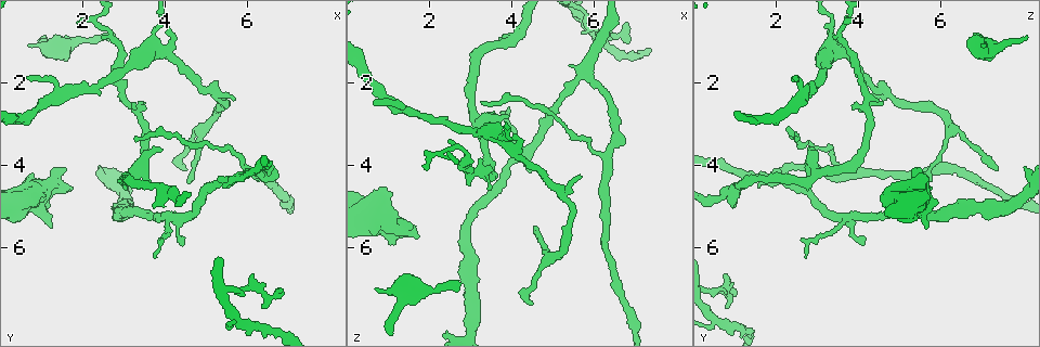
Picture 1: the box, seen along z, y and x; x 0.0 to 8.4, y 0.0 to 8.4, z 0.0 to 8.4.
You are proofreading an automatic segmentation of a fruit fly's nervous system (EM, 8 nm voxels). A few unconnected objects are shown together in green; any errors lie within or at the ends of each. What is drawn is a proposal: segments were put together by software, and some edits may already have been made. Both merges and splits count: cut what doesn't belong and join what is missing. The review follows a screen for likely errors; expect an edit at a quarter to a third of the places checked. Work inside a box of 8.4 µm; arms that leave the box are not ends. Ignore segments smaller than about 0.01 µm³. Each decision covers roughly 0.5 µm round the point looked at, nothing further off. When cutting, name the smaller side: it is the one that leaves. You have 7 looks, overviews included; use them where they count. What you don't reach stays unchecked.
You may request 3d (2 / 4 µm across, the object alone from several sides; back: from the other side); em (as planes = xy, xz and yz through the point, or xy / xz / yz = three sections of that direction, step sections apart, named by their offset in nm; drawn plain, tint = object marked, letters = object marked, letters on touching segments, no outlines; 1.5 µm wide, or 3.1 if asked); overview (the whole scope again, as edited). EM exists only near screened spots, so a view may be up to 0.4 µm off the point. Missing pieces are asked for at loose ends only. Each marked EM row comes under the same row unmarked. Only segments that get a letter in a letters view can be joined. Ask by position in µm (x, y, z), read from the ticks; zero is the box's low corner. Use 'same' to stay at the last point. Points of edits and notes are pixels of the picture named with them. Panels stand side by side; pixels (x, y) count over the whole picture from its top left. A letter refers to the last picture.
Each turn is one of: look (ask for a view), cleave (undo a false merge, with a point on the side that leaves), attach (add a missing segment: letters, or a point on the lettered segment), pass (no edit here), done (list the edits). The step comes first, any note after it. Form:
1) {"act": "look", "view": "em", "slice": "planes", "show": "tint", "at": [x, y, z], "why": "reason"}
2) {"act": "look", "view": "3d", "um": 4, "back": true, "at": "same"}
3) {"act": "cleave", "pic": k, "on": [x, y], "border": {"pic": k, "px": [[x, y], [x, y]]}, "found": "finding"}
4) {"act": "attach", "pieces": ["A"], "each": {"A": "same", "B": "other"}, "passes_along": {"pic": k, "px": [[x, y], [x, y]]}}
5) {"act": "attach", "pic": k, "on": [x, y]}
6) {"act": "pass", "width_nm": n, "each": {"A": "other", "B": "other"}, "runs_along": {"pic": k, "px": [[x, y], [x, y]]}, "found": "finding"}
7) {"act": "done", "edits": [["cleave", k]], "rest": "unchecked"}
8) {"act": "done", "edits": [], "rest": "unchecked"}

{"act": "look", "view": "em", "slice": "xz", "step": 4, "show": "letters", "at": [0.70, 1.10, 7.05], "why": "free end"}

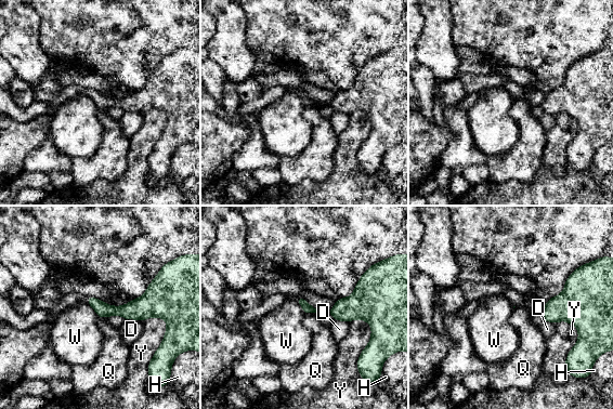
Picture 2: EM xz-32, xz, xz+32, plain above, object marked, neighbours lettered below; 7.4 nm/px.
{"act": "look", "view": "em", "slice": "planes", "show": "letters", "at": "same"}

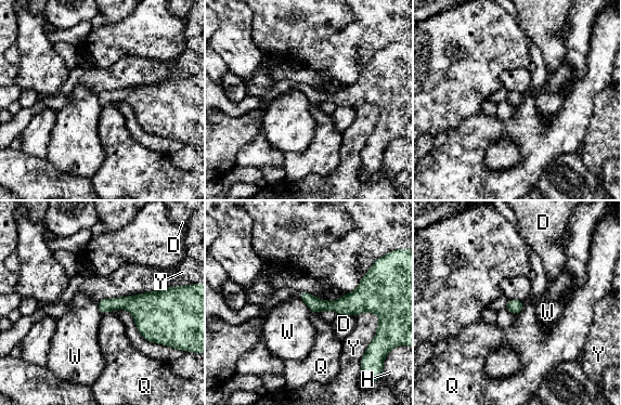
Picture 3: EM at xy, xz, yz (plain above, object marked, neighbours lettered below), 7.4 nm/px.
{"act": "pass", "width_nm": 100, "each": {"D": "other", "H": "other", "Q": "other", "W": "other", "Y": "other"}, "runs_along": {"pic": 3, "px": [[302, 295], [318, 305], [366, 309]]}, "found": "no lettered segment goes on from it"}

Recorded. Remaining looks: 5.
{"act": "look", "view": "3d", "um": 2, "at": [0.70, 1.85, 2.55], "why": "free end"}

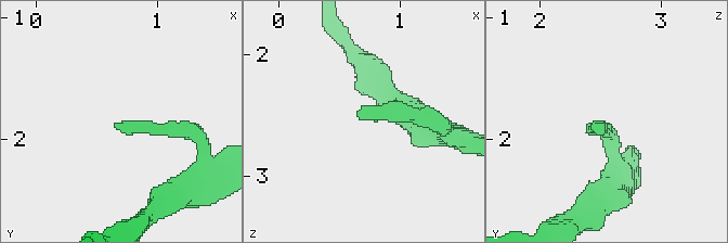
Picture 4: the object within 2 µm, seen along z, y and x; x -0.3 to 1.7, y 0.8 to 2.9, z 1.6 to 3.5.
{"act": "look", "view": "em", "slice": "planes", "show": "letters", "at": [0.66, 1.90, 2.52], "why": "now the EM"}

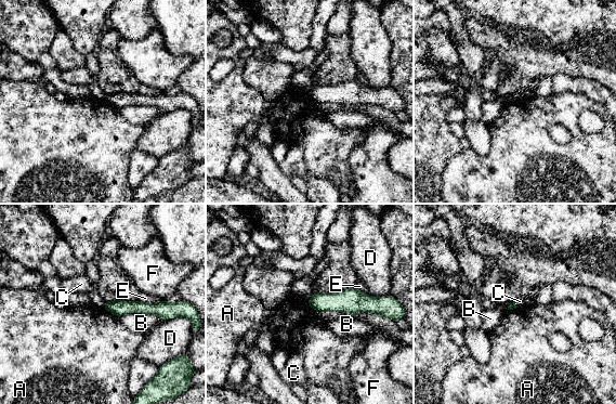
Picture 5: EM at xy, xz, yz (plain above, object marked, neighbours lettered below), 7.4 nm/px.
{"act": "pass", "longest_contact_nm": ["B", 320], "each": {"A": "other", "B": "other", "C": "other", "D": "other", "E": "other", "F": "other"}, "border": {"pic": 5, "px": [[101, 307], [118, 317]]}, "found": "no lettered segment goes on from it"}

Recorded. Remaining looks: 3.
{"act": "look", "view": "em", "slice": "planes", "show": "letters", "at": [2.75, 0.85, 6.80], "why": "an open end"}

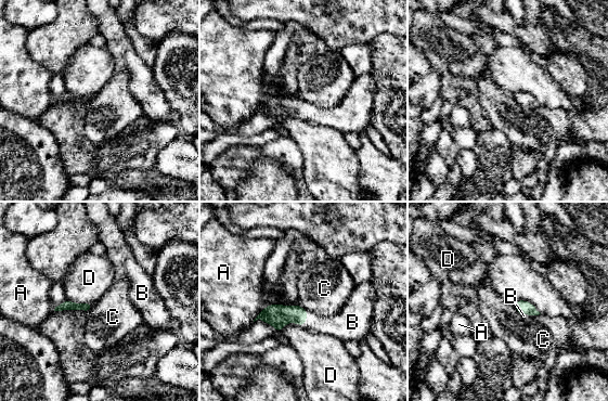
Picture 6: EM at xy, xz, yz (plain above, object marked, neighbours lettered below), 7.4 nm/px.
{"act": "attach", "pieces": ["B"], "longest_contact_nm": ["D", 200], "each": {"A": "other", "B": "same", "C": "other", "D": "other"}, "found": "it goes on there"}

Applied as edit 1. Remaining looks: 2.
{"act": "done", "edits": [["attach", 6]], "rest": "unchecked"}

